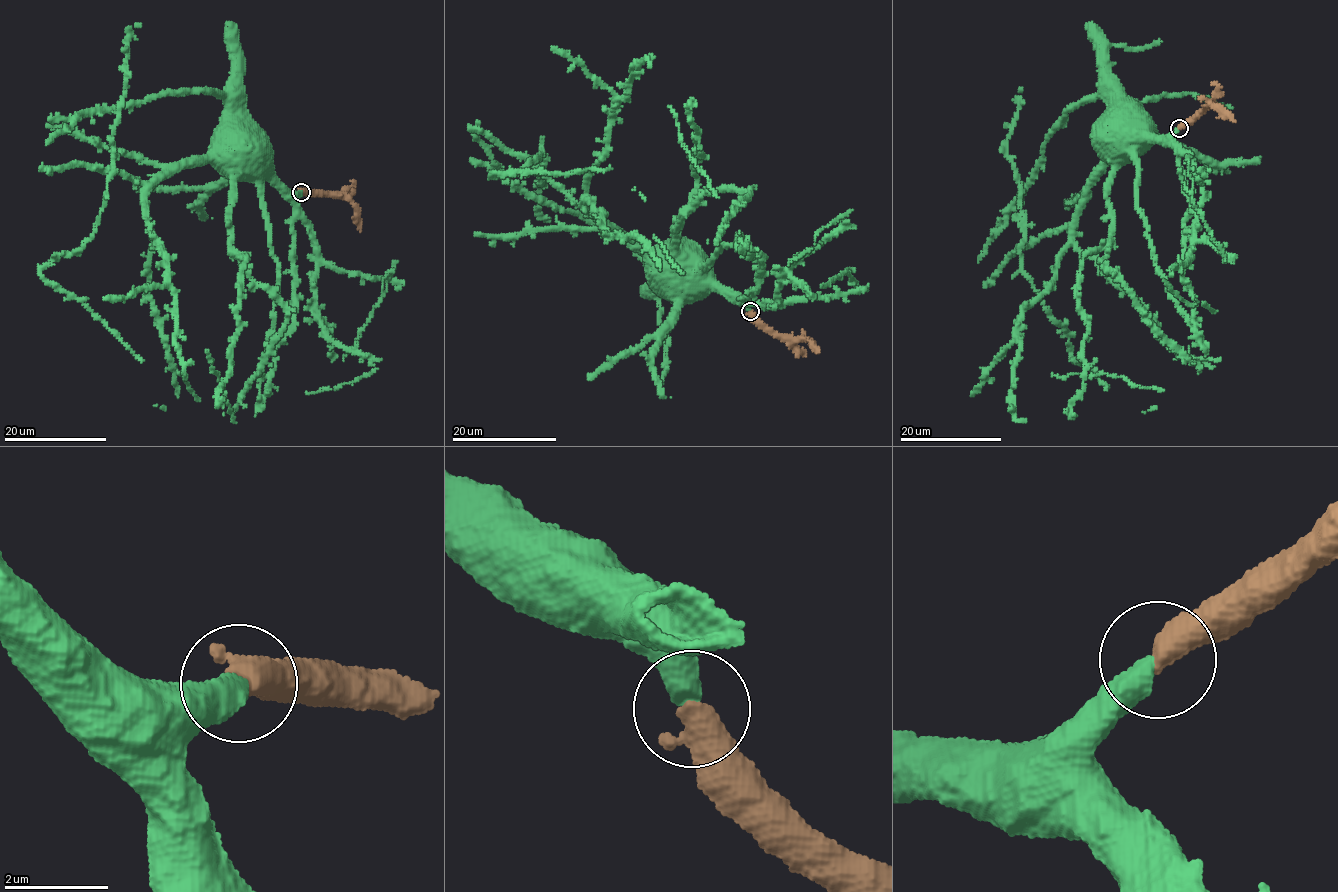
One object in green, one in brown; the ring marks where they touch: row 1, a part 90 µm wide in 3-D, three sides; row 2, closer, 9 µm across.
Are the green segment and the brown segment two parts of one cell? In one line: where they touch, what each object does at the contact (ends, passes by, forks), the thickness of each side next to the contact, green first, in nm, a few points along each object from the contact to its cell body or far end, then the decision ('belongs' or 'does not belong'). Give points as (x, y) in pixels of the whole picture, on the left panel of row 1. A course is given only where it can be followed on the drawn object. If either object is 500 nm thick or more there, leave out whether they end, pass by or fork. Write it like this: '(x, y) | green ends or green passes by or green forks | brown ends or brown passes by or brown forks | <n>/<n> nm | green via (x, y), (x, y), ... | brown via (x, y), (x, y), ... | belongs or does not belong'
(301, 192) | 480/550 nm | green via (302, 192), (287, 192), (280, 187), (262, 150), (251, 134), (248, 138), (237, 141), (228, 137), (227, 133) | brown via (302, 192), (349, 197), (356, 207), (359, 231) | belongs

